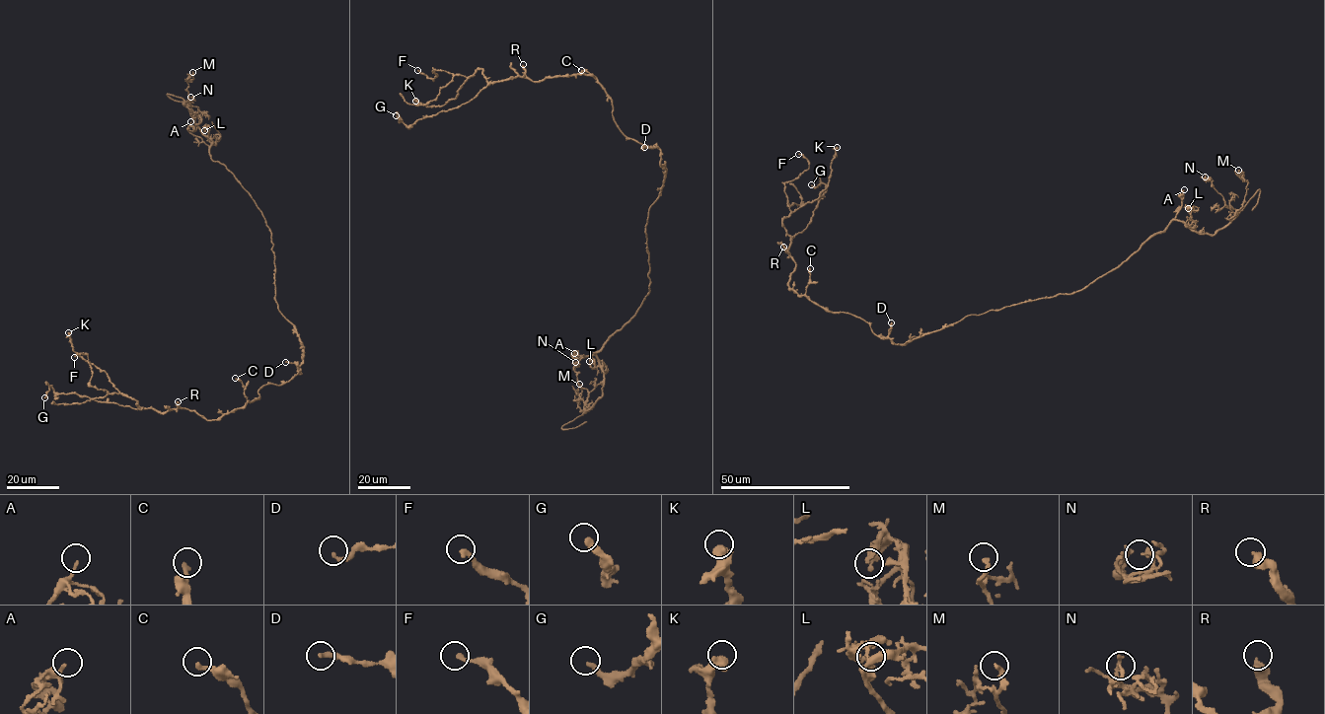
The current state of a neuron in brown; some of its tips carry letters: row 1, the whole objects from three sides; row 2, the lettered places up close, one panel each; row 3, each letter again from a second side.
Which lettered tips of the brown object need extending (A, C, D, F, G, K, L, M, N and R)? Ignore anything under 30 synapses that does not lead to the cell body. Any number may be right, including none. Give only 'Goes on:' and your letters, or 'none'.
Goes on: none

